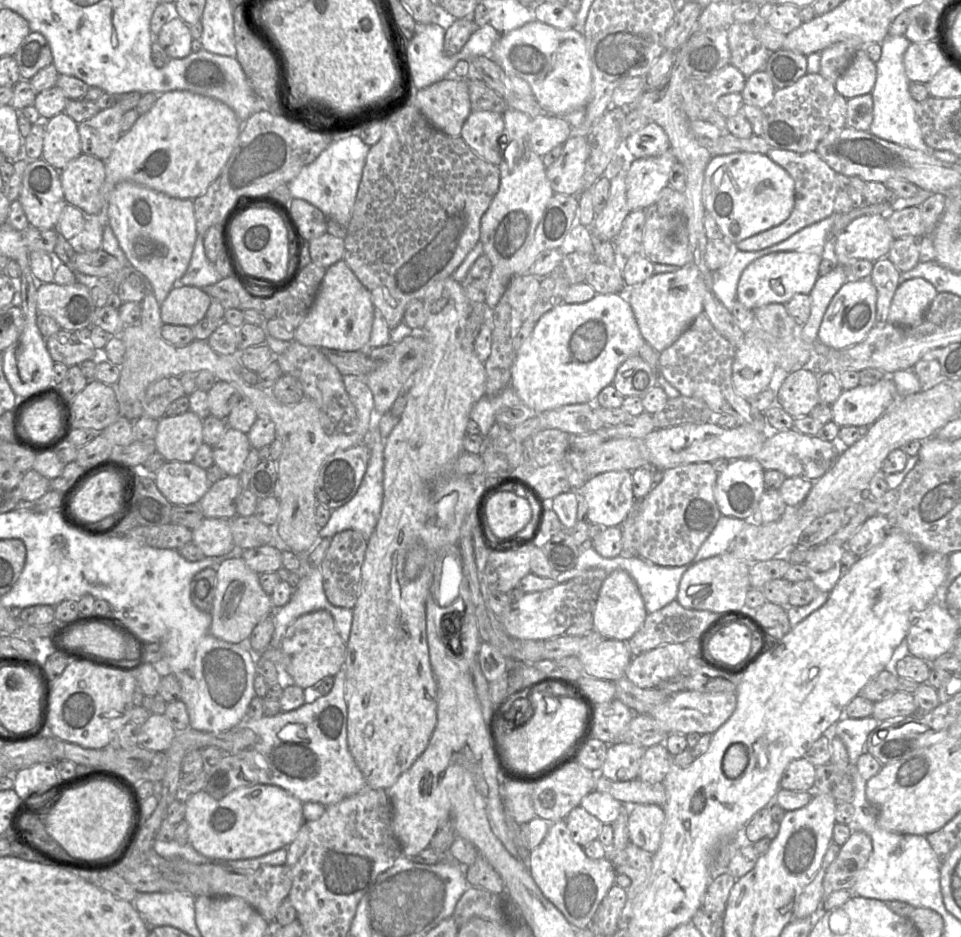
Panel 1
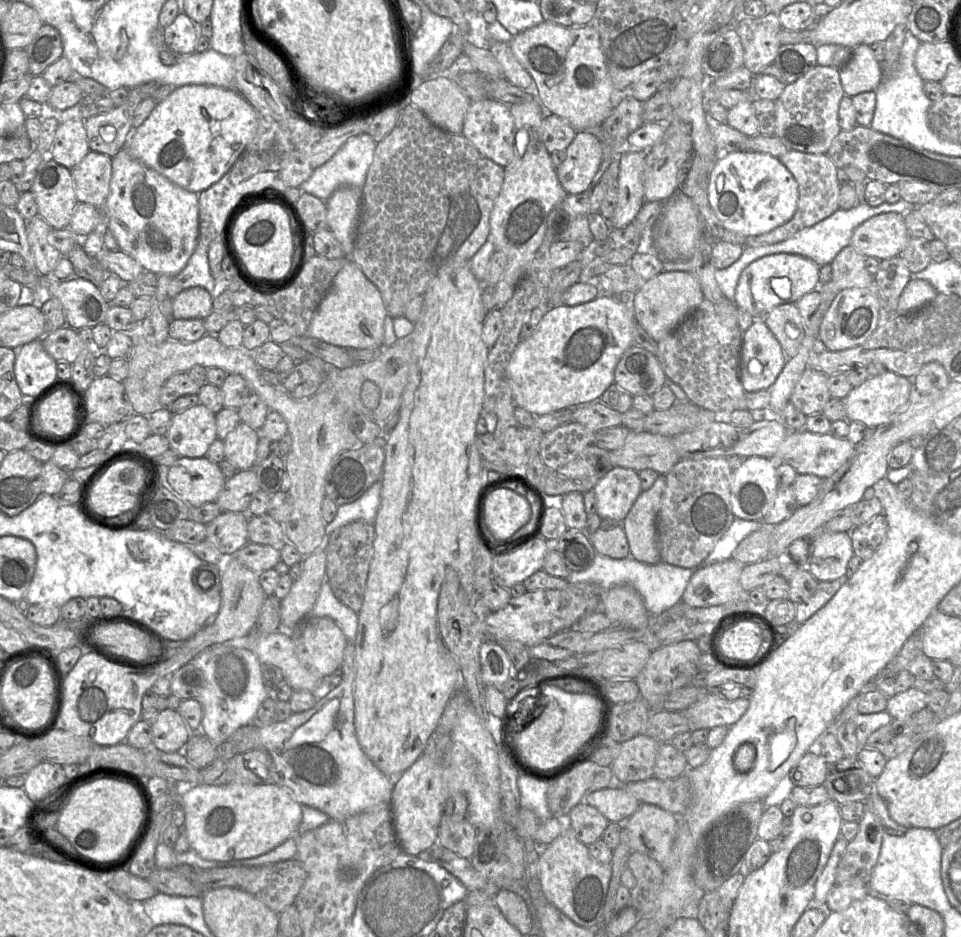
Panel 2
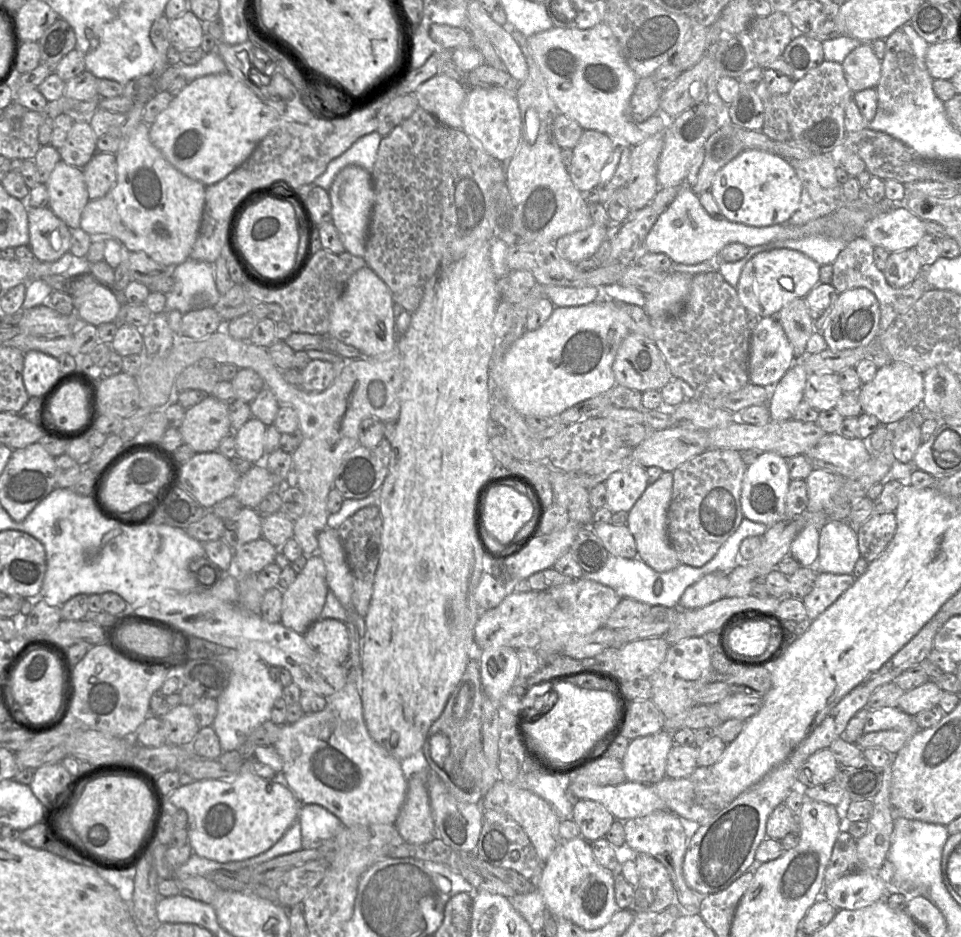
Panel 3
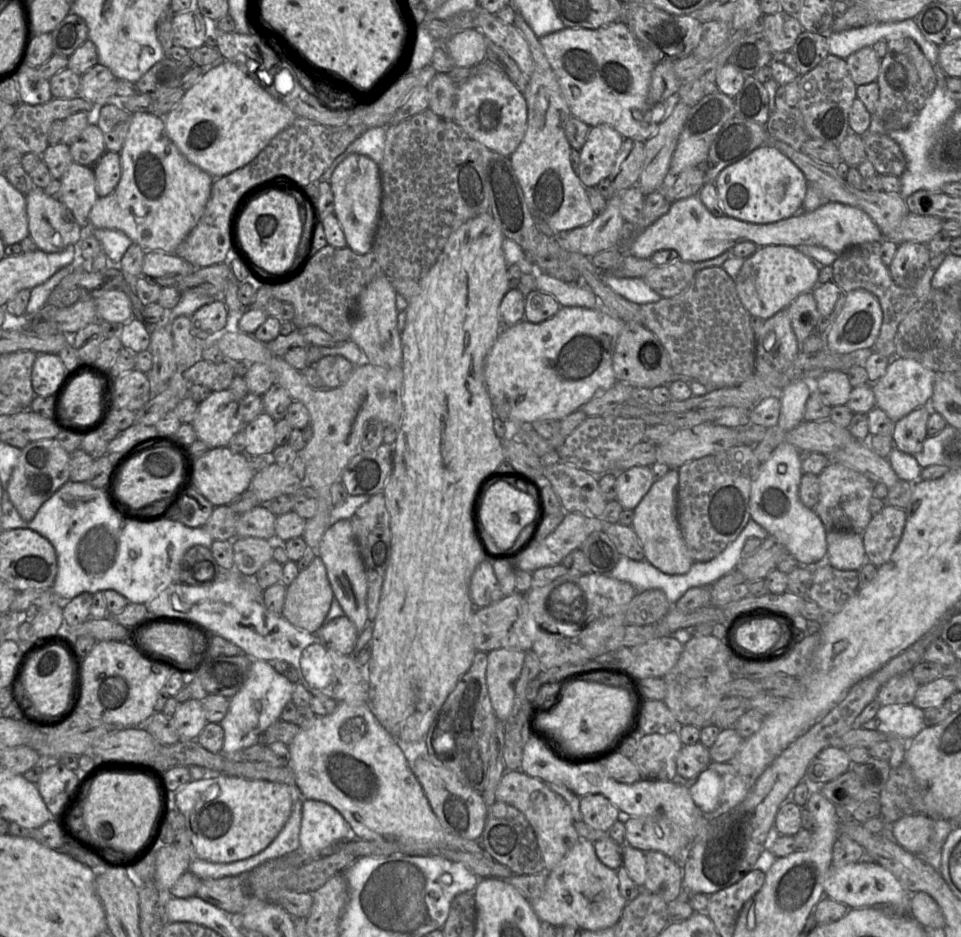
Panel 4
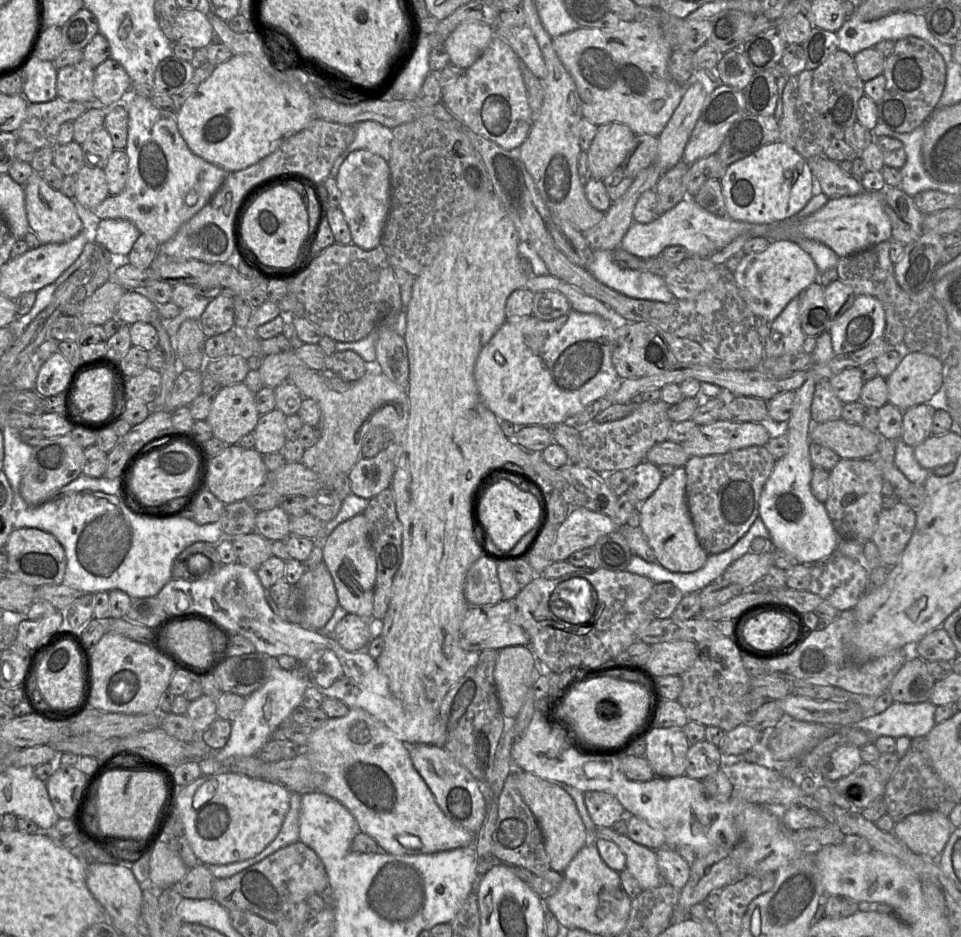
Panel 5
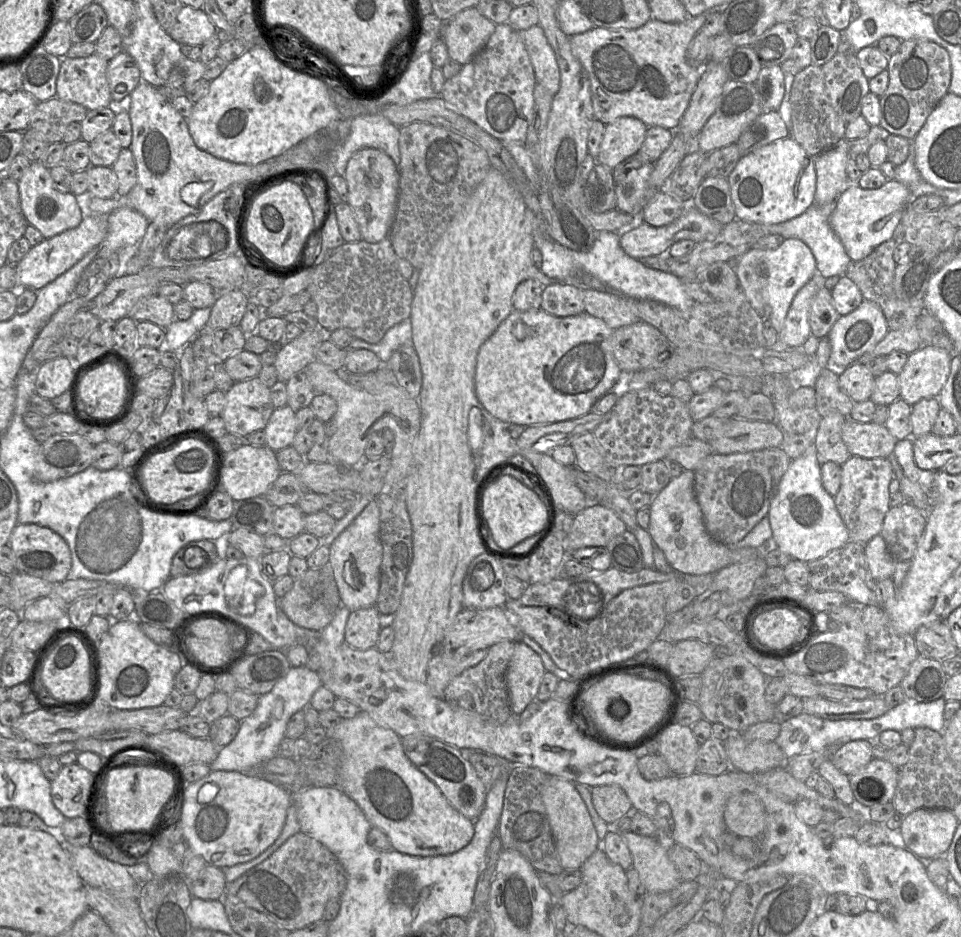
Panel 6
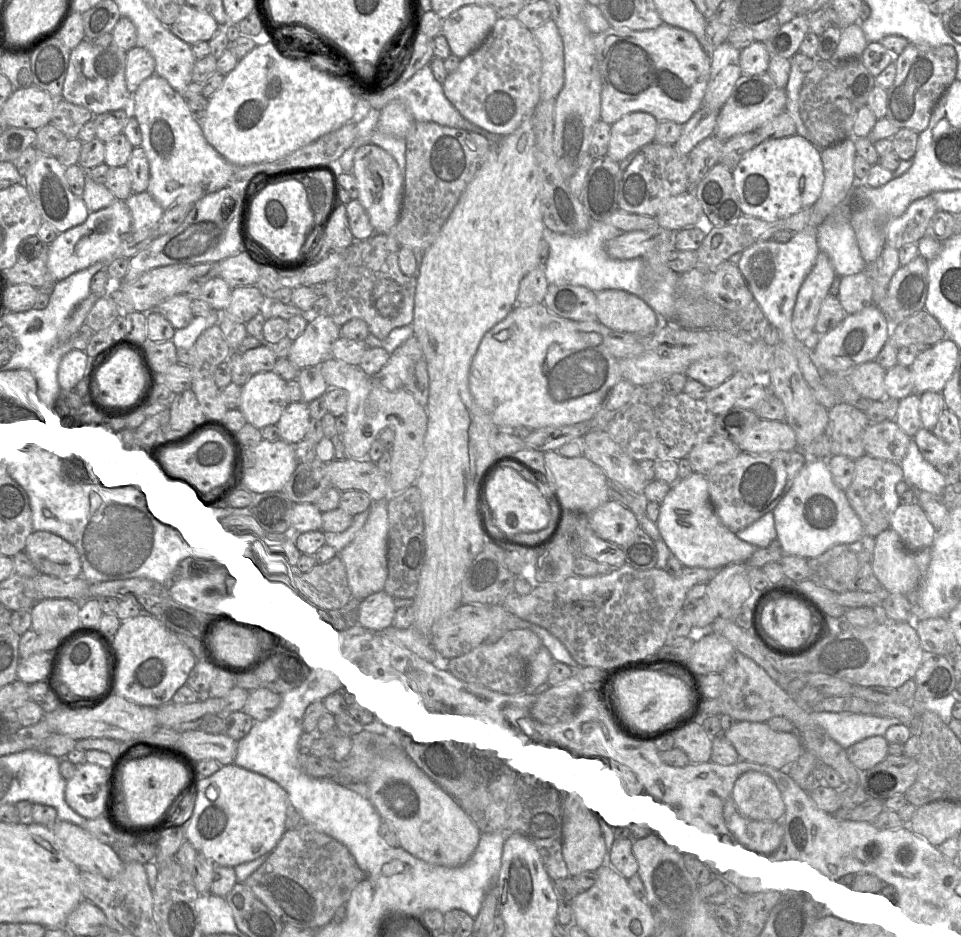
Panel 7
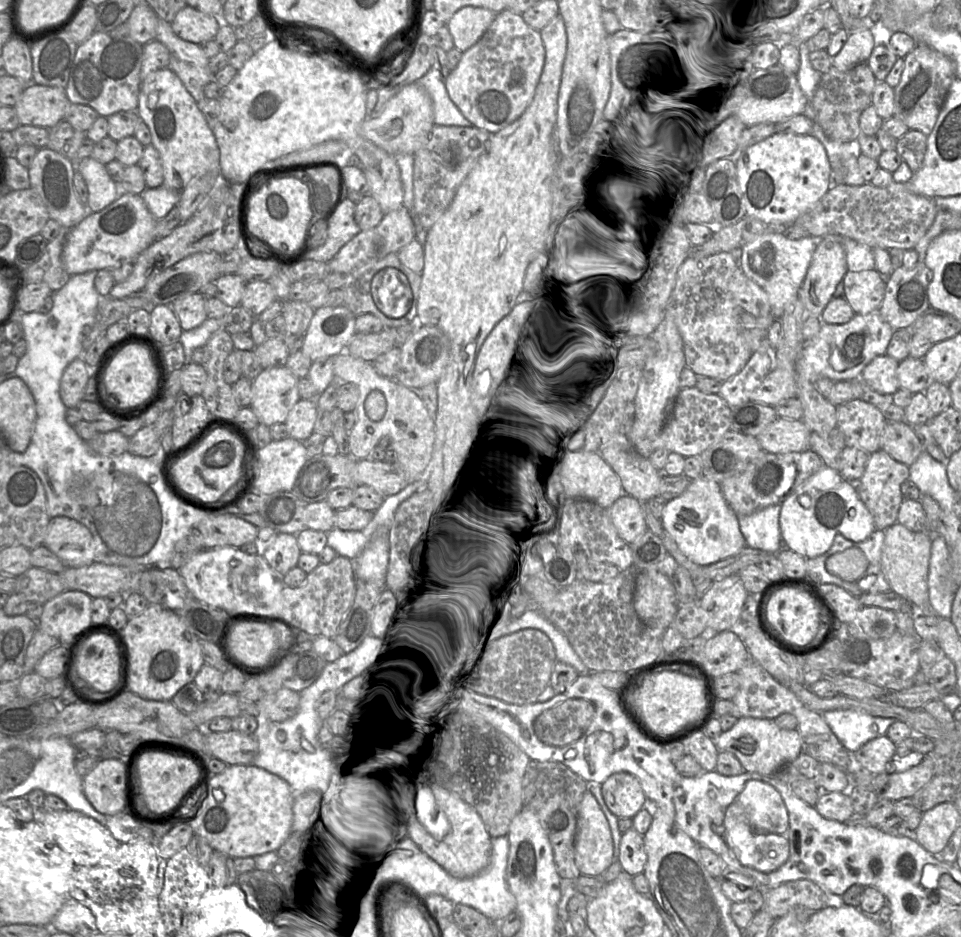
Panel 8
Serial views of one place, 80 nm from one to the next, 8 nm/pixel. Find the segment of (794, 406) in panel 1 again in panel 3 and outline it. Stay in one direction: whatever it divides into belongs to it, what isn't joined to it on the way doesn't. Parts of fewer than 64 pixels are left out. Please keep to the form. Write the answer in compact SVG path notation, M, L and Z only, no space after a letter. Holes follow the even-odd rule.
M820 372L807 375L803 401L817 411L822 412L834 408L842 395L838 373Z

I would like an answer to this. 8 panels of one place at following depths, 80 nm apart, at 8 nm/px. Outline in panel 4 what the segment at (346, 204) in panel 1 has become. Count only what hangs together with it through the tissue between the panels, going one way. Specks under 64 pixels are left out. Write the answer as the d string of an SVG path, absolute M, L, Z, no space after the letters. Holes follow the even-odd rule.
M374 127L365 131L332 162L322 175L321 181L330 181L337 166L351 154L368 156L379 165L384 156L385 138L386 127Z

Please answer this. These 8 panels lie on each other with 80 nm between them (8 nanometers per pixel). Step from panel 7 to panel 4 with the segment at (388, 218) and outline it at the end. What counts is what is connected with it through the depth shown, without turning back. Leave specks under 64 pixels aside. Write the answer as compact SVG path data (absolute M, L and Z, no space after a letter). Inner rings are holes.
M351 154L335 169L330 179L334 195L334 214L344 231L347 247L358 254L372 250L382 201L382 183L379 165L361 154Z

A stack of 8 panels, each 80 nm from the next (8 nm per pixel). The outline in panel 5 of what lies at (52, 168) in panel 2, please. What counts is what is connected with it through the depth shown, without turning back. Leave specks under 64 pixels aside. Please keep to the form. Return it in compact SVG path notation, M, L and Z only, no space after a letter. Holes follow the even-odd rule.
M84 165L76 174L76 192L72 198L87 209L94 210L109 195L105 172L102 168Z

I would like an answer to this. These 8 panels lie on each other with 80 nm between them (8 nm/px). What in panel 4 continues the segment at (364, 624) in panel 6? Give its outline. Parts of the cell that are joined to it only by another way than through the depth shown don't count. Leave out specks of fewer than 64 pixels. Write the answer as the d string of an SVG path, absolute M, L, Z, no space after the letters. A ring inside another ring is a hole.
M345 615L324 624L316 634L328 647L342 655L354 653L359 637L355 625Z

